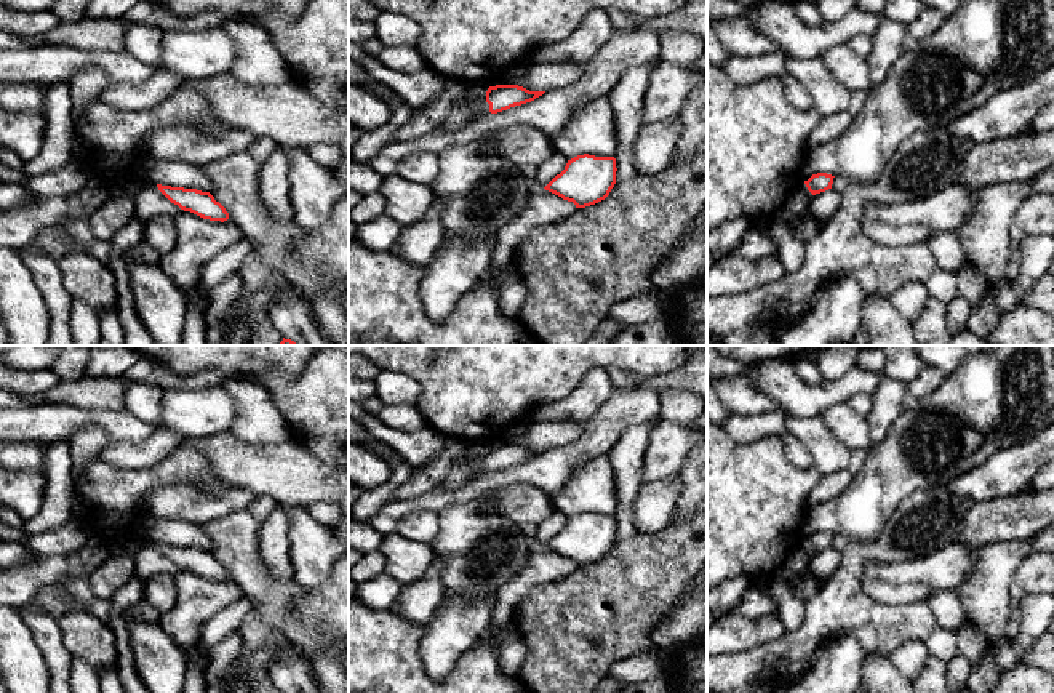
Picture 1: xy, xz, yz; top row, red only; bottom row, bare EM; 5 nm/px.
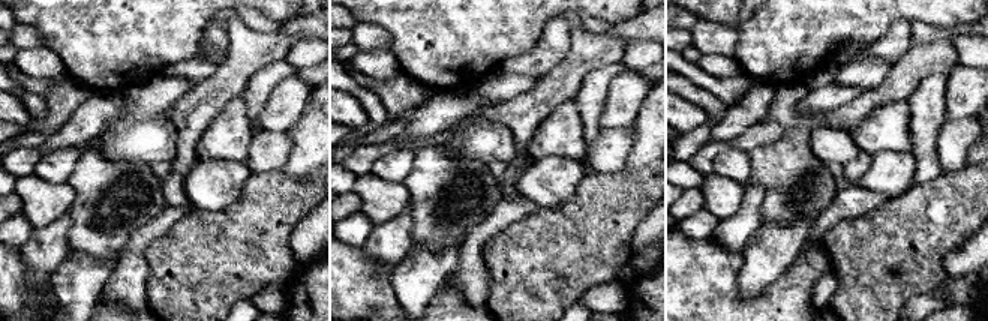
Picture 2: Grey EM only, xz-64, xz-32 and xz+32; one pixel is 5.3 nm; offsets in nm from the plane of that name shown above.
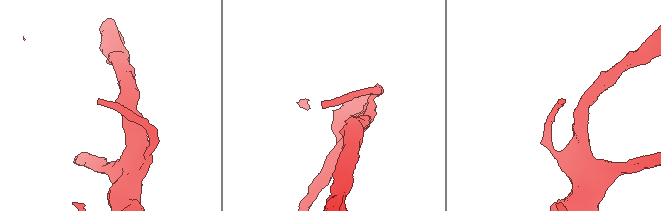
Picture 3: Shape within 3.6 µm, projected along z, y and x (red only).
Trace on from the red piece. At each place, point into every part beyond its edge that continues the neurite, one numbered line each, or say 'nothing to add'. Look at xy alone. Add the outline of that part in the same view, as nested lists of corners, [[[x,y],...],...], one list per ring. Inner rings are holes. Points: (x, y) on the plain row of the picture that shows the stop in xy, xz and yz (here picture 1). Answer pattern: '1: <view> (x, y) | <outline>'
nothing to add

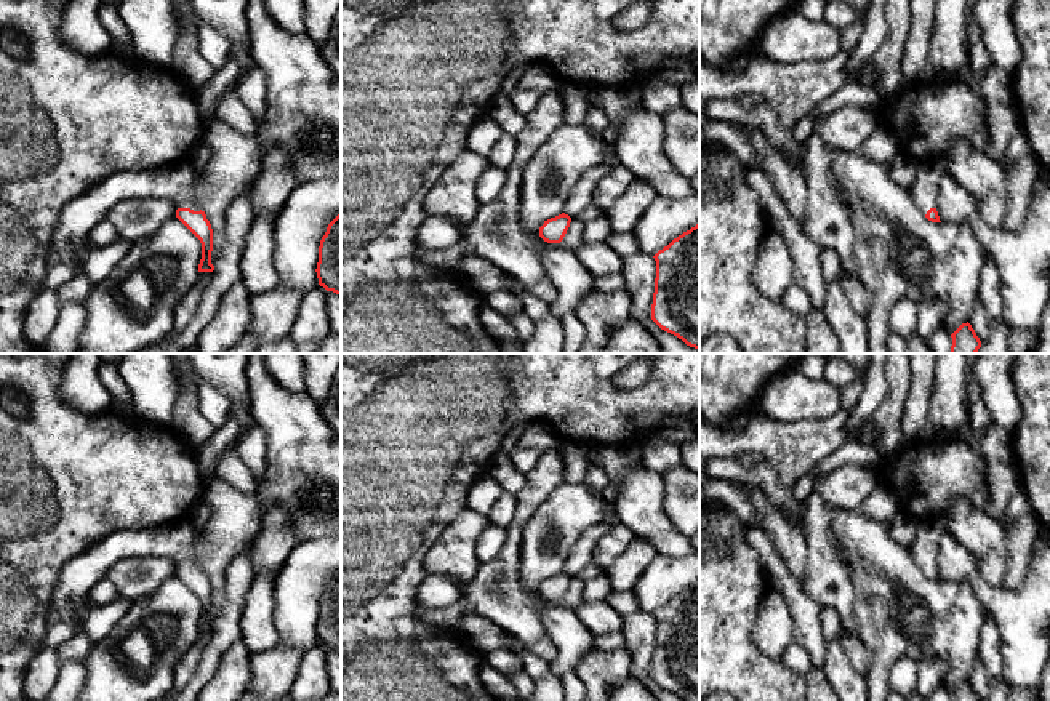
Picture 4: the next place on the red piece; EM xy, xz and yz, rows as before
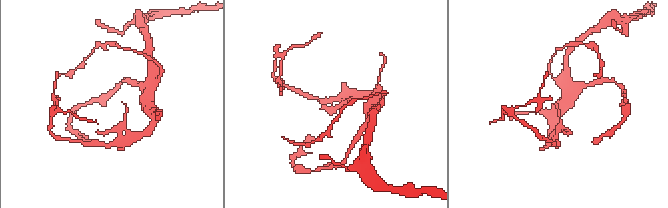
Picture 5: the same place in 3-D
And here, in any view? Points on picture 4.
1: xy (79, 575) | [[[189,517],[176,523],[146,530],[120,530],[70,559],[61,570],[53,592],[53,618],[82,631],[77,610],[86,602],[96,583],[118,562],[142,557],[170,557],[178,567],[200,570],[195,552],[195,530]]]

